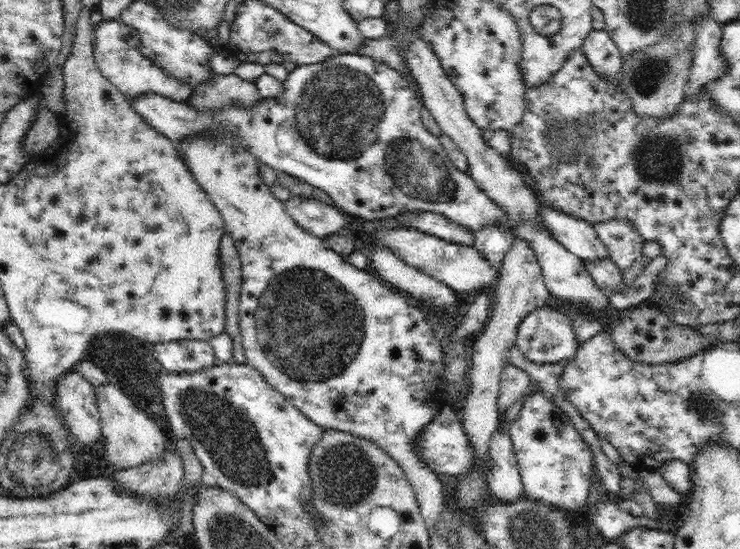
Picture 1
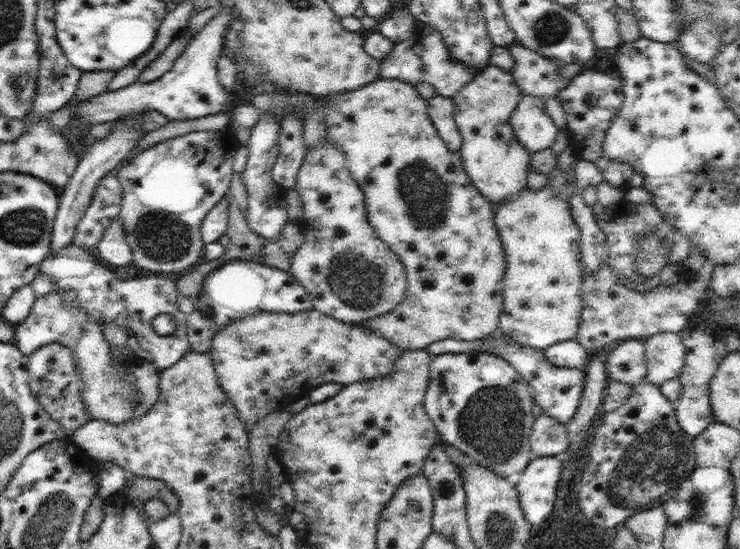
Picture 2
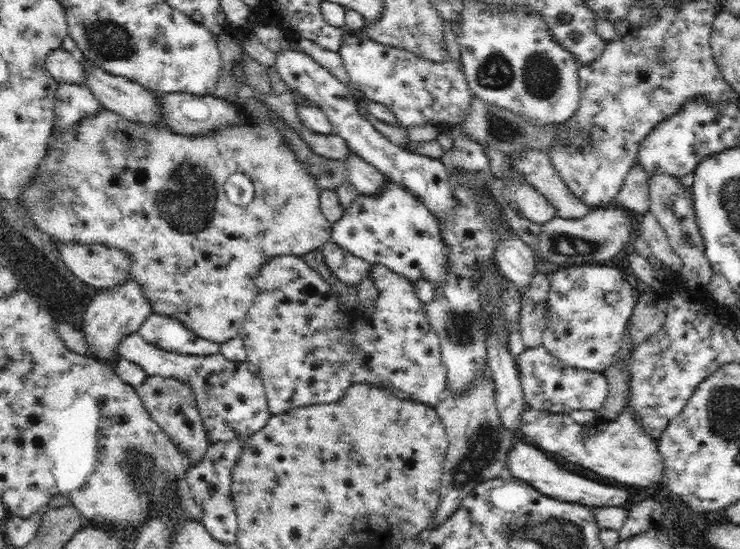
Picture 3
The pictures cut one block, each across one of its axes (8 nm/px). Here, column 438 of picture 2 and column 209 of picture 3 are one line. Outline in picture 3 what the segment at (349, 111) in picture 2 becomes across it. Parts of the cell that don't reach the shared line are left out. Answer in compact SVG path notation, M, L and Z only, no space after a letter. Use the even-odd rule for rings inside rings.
M103 107L94 118L82 118L80 122L76 122L74 126L70 126L70 128L62 128L59 130L58 128L53 128L53 132L47 141L46 154L44 154L44 158L40 160L40 164L38 164L38 168L36 168L36 172L32 174L32 178L30 178L30 182L22 188L22 192L20 192L20 196L16 198L15 202L18 202L18 205L22 207L22 210L32 219L32 223L36 225L42 232L48 233L51 237L57 242L63 242L64 244L68 244L68 242L77 242L78 244L103 244L104 246L113 246L114 248L119 248L124 252L129 252L131 254L131 265L130 265L130 277L134 280L138 280L138 284L143 286L144 292L148 297L149 304L151 304L151 309L154 313L162 313L166 316L170 316L172 318L178 319L186 328L193 330L200 338L217 342L218 344L222 344L231 338L234 338L239 334L241 326L244 324L246 315L248 314L248 310L250 310L250 306L252 306L253 300L256 298L257 286L255 283L256 278L258 278L259 270L264 264L266 264L272 257L280 256L280 255L296 255L302 256L303 254L308 254L308 251L313 251L316 249L322 248L328 241L331 240L331 232L332 225L326 220L324 214L320 211L320 193L322 190L316 186L313 178L310 174L307 173L304 165L297 160L294 151L291 150L289 142L284 138L283 132L279 129L279 119L278 118L269 118L269 116L264 116L263 118L259 118L253 115L248 115L243 113L244 122L240 122L240 124L226 124L226 126L222 126L222 128L218 128L218 130L212 130L208 136L186 136L185 134L176 134L170 127L168 126L154 126L153 124L142 124L141 122L130 122L126 120L123 116L120 116L117 112L113 110L108 110ZM234 172L241 172L242 174L246 174L252 180L254 185L254 190L256 192L256 198L252 199L252 201L246 205L245 207L239 207L238 205L234 205L232 202L228 201L228 197L226 197L226 193L224 193L224 182L226 182L227 178L234 174Z

